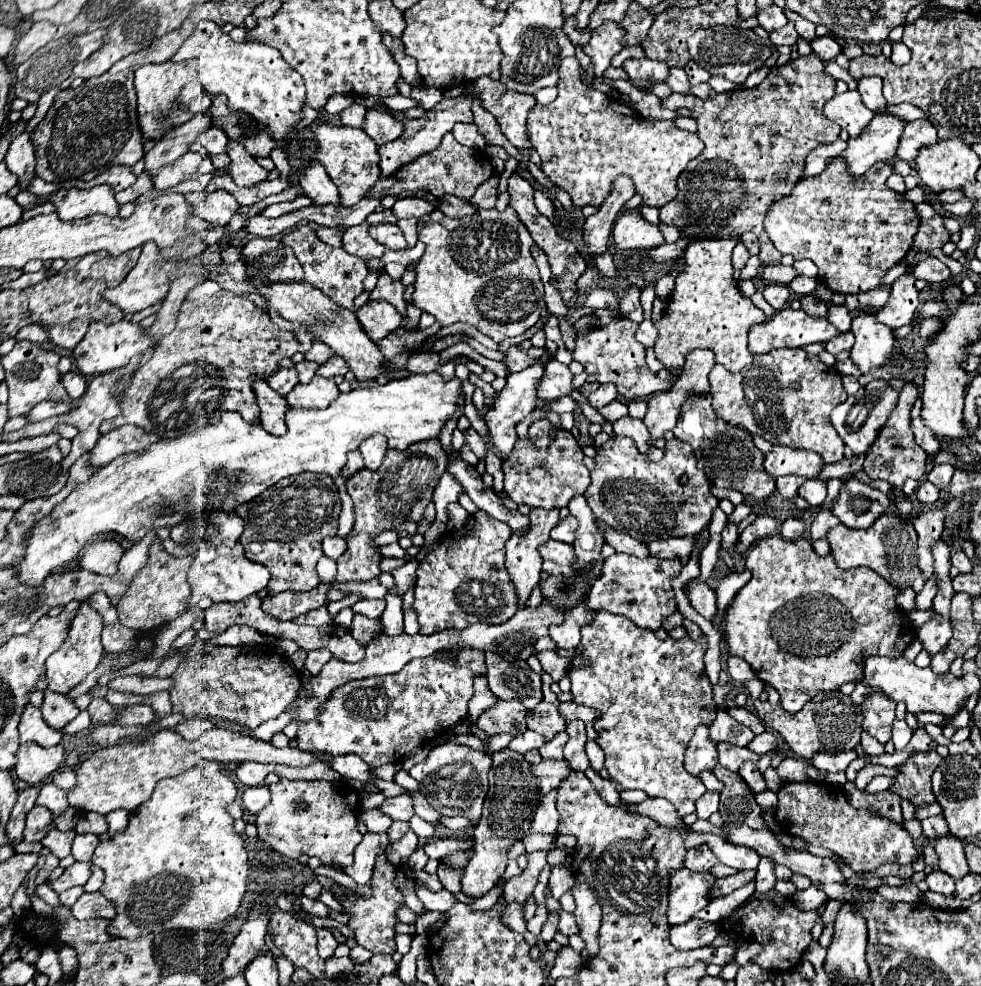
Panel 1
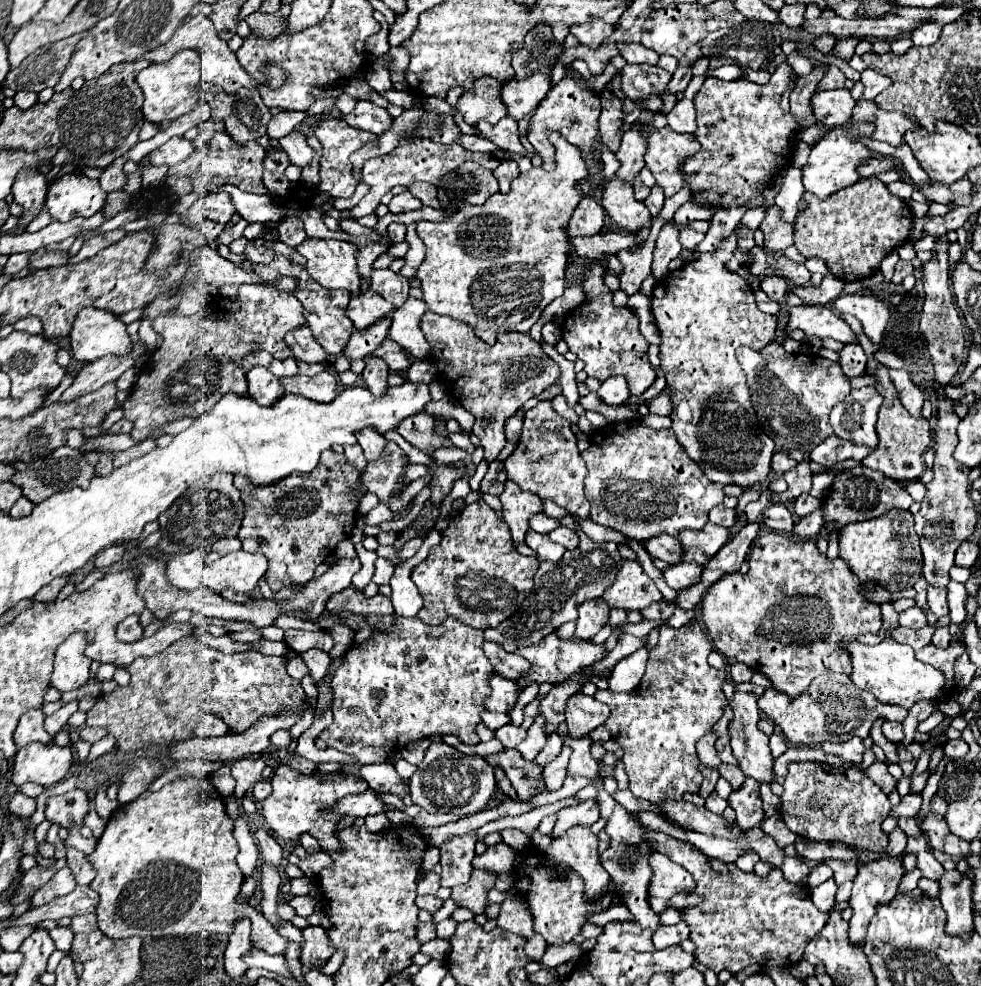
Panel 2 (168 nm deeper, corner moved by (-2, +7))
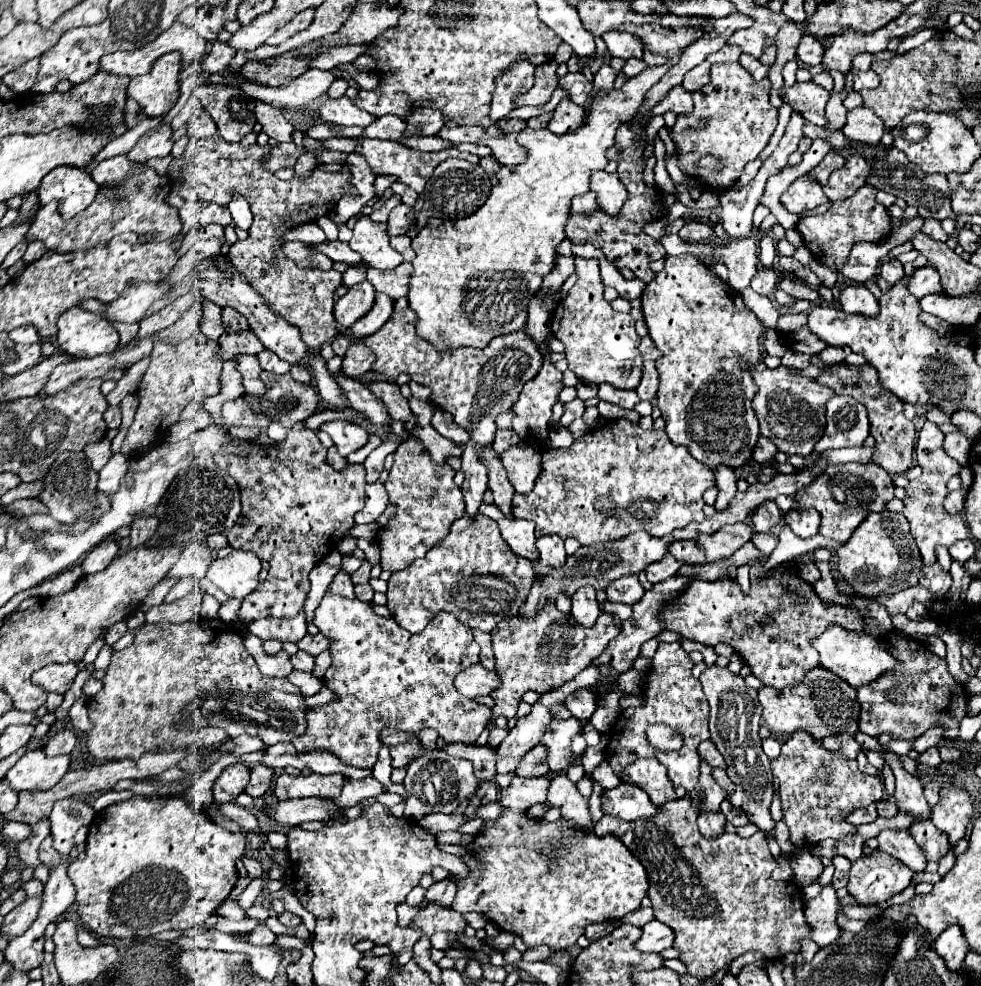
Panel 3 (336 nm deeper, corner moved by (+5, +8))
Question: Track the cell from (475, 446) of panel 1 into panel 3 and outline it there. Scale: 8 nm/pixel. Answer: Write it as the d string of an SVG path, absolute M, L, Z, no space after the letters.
M406 441L394 453L394 465L386 479L390 503L396 505L396 513L388 519L384 531L378 533L378 547L382 551L382 569L402 571L412 561L424 557L444 535L448 527L464 515L462 491L454 485L454 469L450 465L432 463L420 441Z

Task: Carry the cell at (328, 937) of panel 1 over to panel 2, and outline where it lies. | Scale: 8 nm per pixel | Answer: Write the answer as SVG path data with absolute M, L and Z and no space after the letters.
M309 926L303 930L303 954L301 954L301 964L309 966L313 962L327 962L331 958L331 954L335 952L335 948L331 948L331 944L327 944L327 930L323 930L321 926Z

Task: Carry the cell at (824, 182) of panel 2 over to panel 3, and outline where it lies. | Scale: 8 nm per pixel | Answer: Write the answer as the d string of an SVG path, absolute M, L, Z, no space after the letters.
M800 177L796 179L788 191L780 197L780 203L790 211L790 213L806 213L806 211L812 211L814 207L822 205L824 201L828 201L828 197L822 193L822 187L808 179L808 177Z

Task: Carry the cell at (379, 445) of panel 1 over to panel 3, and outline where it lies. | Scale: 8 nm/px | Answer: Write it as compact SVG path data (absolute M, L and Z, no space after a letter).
M336 419L336 421L328 421L328 423L322 423L320 425L320 431L326 431L332 441L334 441L334 447L338 449L338 453L342 457L350 455L352 451L360 449L366 445L368 441L368 433L356 425L356 423L346 423L342 419Z

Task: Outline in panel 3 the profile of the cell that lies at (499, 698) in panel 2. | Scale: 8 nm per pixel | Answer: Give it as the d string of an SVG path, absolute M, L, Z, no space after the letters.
M474 663L456 677L454 685L464 697L474 699L478 695L490 695L496 687L500 687L500 677L496 671L488 671L486 667L480 667L480 663Z

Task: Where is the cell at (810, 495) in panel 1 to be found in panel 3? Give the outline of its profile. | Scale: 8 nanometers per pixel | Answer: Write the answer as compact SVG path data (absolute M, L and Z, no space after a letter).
M814 509L788 511L784 515L784 521L798 537L804 537L804 539L818 535L818 529L820 529L820 513Z

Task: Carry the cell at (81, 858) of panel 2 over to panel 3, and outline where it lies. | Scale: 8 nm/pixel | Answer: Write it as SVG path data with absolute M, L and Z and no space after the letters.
M48 835L44 841L42 841L42 845L40 845L40 849L38 849L38 855L40 855L40 861L44 863L44 865L48 865L48 867L54 867L54 865L58 865L60 861L62 861L62 857L56 853L56 849L52 847L52 837Z

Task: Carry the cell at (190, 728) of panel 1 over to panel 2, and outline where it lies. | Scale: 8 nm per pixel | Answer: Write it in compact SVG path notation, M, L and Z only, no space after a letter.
M205 714L205 716L199 720L197 728L195 728L195 734L197 734L197 736L203 736L203 738L223 736L223 734L227 734L227 732L229 732L227 724L225 724L223 720L219 720L219 716L211 716L211 714Z

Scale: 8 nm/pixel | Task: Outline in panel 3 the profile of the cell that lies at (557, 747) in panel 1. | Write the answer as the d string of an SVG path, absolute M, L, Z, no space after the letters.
M536 745L530 749L522 759L520 765L514 771L518 777L542 777L548 773L548 763L546 763L546 751L544 747Z

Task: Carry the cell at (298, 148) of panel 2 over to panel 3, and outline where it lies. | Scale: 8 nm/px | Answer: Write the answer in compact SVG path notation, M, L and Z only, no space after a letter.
M254 99L254 111L256 111L256 121L262 125L262 131L278 141L278 143L284 143L284 141L292 141L292 131L294 127L284 119L284 115L270 103L264 103L260 99Z

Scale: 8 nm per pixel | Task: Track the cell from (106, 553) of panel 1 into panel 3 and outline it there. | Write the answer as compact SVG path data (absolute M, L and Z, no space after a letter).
M104 539L102 543L98 543L82 561L82 569L84 573L98 573L100 569L106 569L110 565L110 561L116 557L118 553L118 545L114 539Z

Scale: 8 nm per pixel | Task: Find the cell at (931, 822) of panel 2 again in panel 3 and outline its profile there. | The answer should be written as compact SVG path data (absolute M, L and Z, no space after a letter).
M886 749L886 751L882 751L882 757L890 765L894 777L896 777L896 793L894 793L896 807L902 811L910 811L918 819L930 819L932 809L930 809L928 801L924 799L922 783L904 769L900 757L894 751Z

